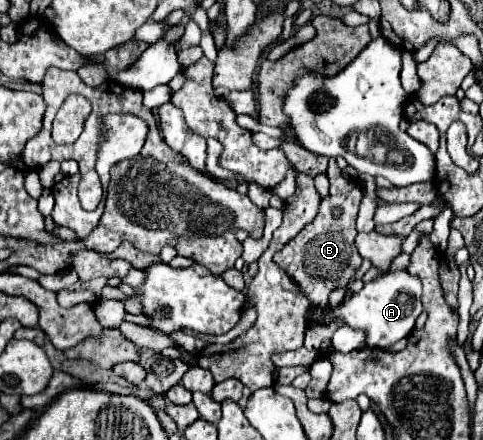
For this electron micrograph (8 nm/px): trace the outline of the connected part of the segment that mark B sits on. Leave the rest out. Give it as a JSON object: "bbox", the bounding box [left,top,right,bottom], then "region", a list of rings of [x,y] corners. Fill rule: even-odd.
{"bbox":[274,159,364,307],"region":[[[330,159],[326,175],[330,179],[330,195],[322,199],[316,219],[306,225],[282,251],[274,255],[274,261],[292,275],[292,279],[300,285],[300,291],[318,307],[328,303],[328,295],[334,287],[346,287],[348,281],[354,277],[354,271],[362,263],[362,257],[358,255],[358,249],[354,245],[354,237],[358,233],[358,205],[364,197],[362,185],[358,179],[346,179],[336,165],[336,159]],[[332,207],[342,207],[340,219],[332,217]]]}

